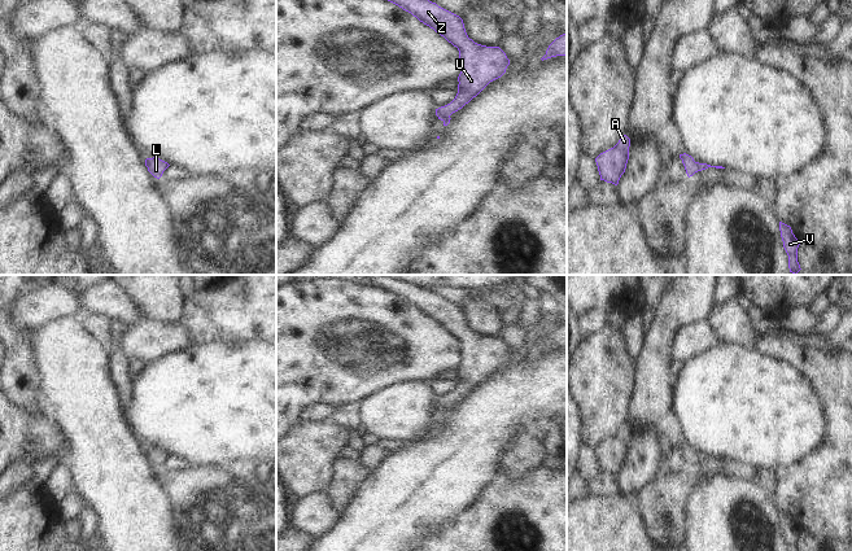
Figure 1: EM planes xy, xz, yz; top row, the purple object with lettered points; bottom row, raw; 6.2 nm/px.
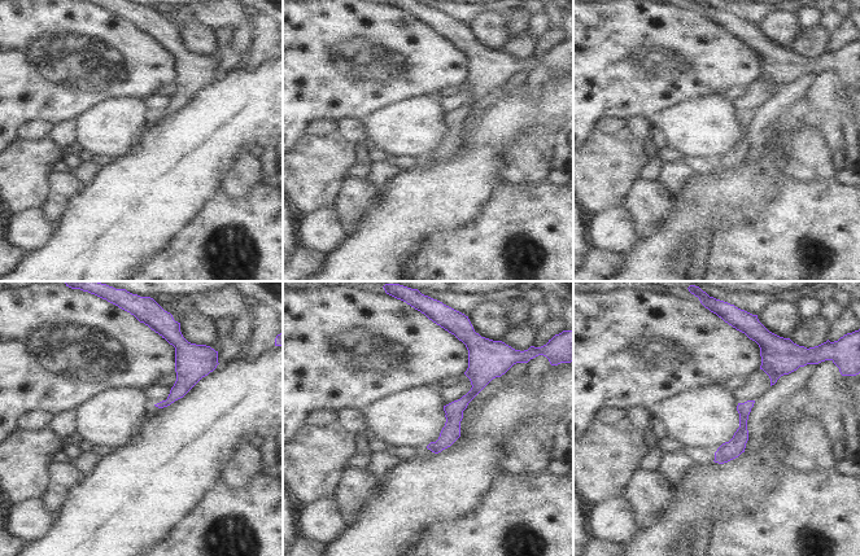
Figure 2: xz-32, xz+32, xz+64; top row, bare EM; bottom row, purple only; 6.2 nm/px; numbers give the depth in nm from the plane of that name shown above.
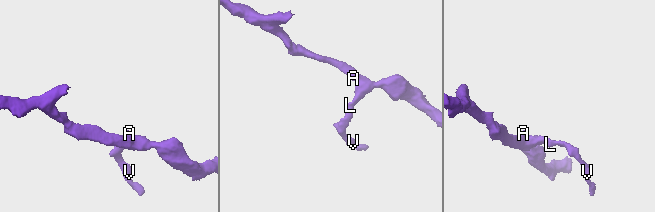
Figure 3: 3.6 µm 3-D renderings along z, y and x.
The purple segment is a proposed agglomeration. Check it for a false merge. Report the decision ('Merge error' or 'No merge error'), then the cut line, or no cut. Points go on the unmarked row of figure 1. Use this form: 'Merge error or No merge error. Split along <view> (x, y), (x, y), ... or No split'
No merge error. No split.

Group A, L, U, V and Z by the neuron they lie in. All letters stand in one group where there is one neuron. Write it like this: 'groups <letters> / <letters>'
groups A L U V Z

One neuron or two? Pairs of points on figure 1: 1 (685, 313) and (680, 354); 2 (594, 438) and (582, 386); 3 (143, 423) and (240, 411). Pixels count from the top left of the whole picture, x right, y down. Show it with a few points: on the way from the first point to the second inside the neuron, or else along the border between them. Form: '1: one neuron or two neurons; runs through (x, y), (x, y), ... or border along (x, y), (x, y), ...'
1: two neurons; border along (707, 319), (684, 326), (674, 336), (669, 354)
2: one neuron; runs through (594, 425), (594, 399)
3: one neuron; runs through (167, 411), (215, 411)

